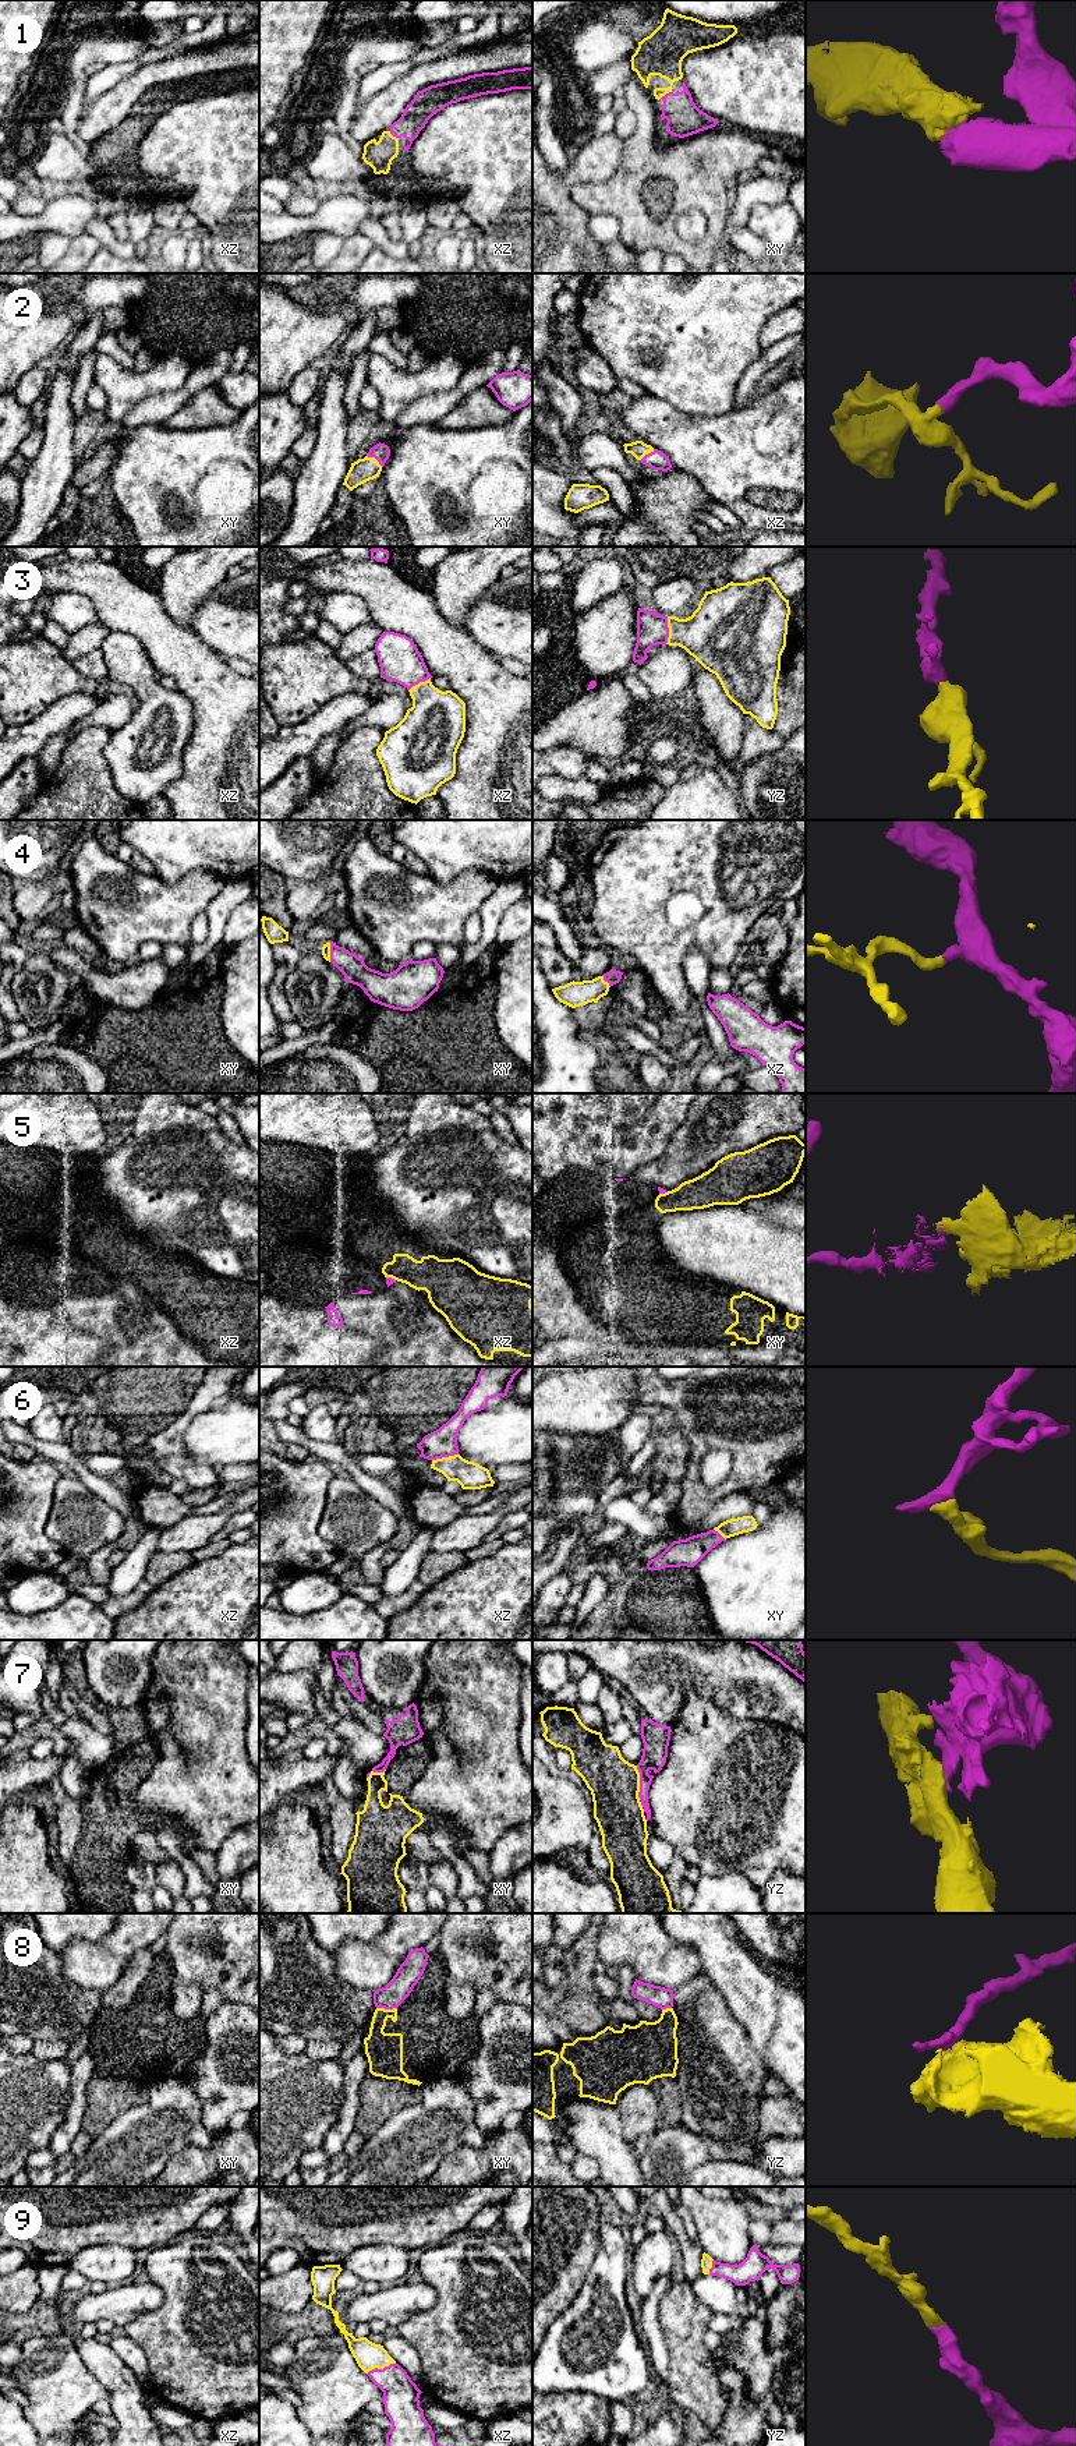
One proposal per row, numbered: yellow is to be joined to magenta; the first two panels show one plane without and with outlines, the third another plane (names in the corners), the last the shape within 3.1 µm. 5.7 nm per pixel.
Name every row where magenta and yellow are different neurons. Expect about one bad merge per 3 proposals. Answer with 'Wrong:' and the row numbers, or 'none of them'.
Wrong: 5, 8

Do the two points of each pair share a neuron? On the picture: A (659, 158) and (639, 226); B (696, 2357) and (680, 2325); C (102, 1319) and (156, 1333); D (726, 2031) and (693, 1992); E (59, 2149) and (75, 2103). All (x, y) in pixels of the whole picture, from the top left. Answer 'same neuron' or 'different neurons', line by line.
A: same neuron
B: same neuron
C: same neuron
D: same neuron
E: same neuron

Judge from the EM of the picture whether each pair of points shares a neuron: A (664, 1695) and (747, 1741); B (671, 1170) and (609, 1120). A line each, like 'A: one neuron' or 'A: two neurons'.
A: two neurons
B: two neurons

